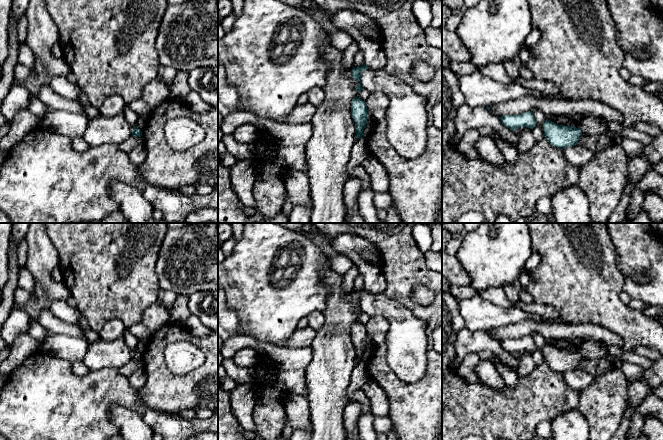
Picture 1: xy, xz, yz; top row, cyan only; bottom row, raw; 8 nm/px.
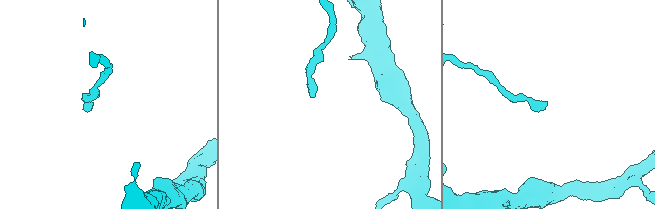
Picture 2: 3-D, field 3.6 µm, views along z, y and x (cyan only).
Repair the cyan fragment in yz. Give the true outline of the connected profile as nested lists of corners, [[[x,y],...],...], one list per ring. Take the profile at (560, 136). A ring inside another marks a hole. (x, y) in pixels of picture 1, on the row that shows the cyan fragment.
[[[548,119],[545,120],[542,127],[548,142],[561,149],[576,145],[582,136],[581,128],[558,125]]]

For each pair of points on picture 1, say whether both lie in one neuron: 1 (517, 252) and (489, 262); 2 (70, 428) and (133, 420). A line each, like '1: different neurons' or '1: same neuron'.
1: same neuron
2: different neurons

